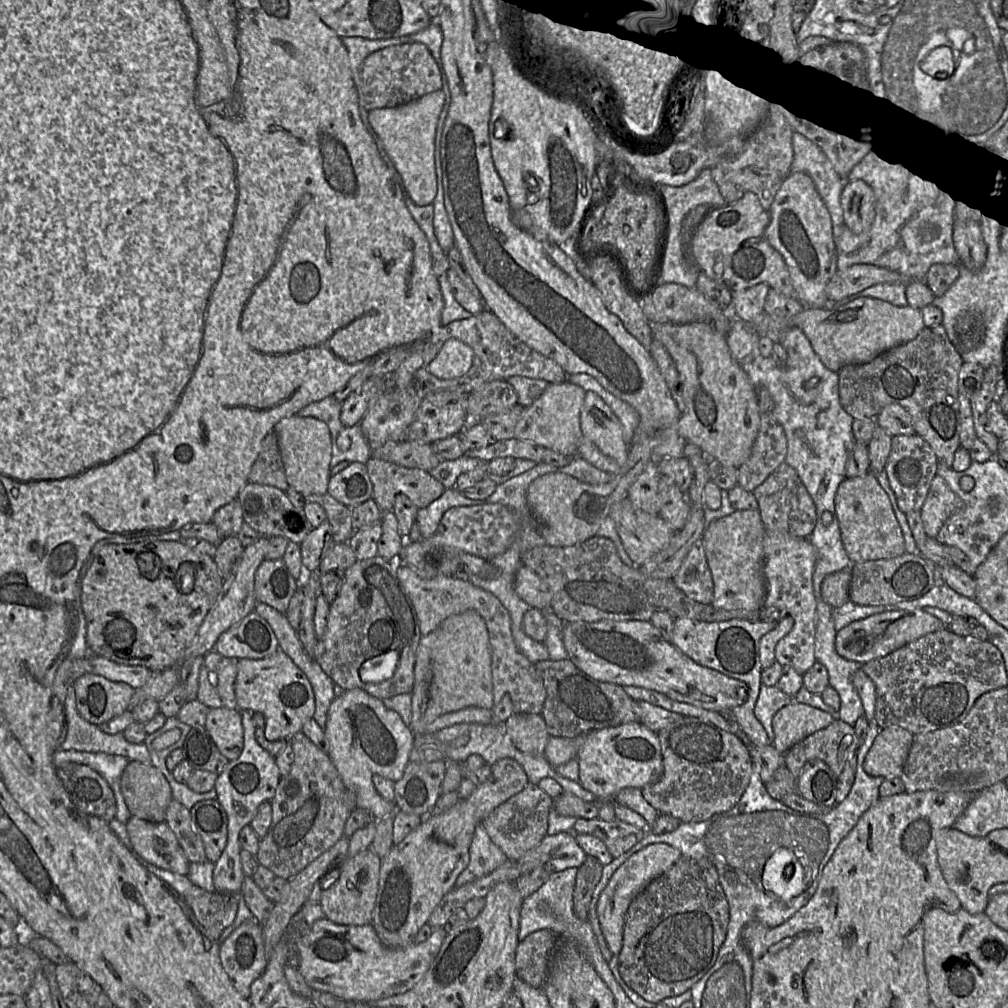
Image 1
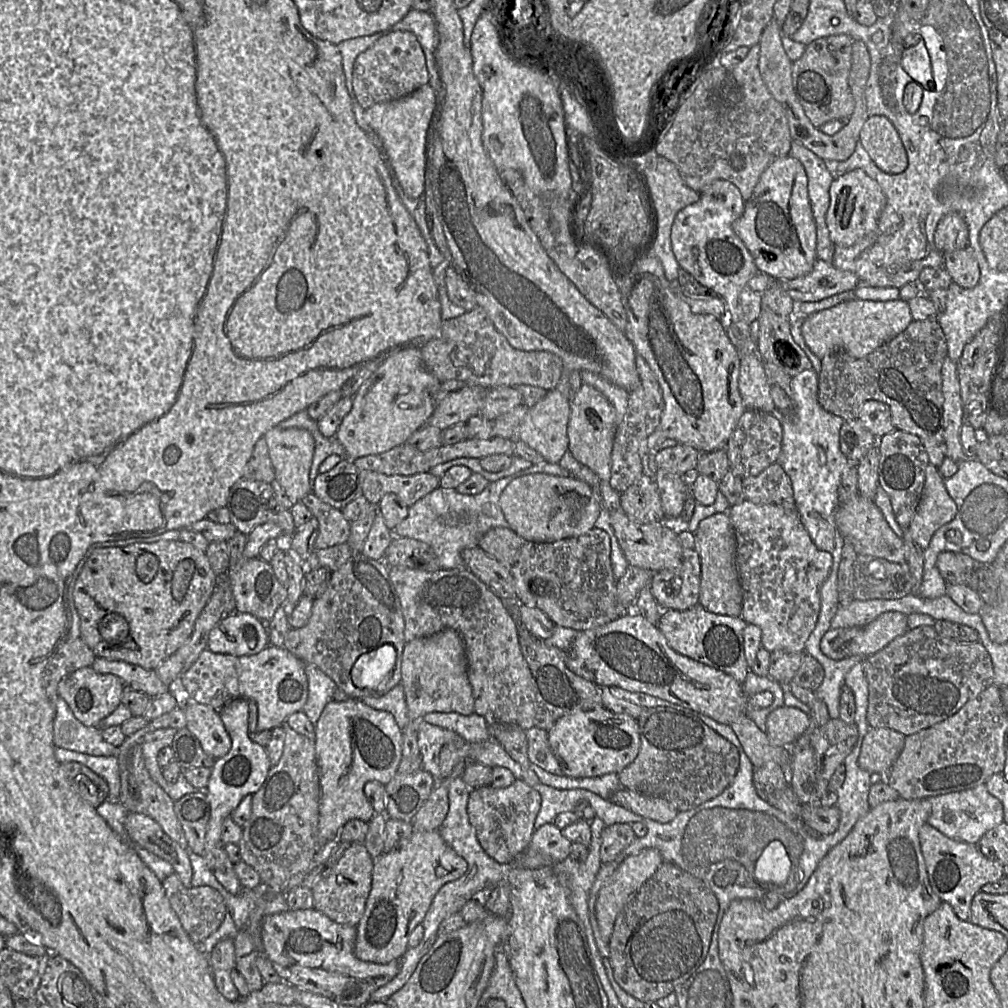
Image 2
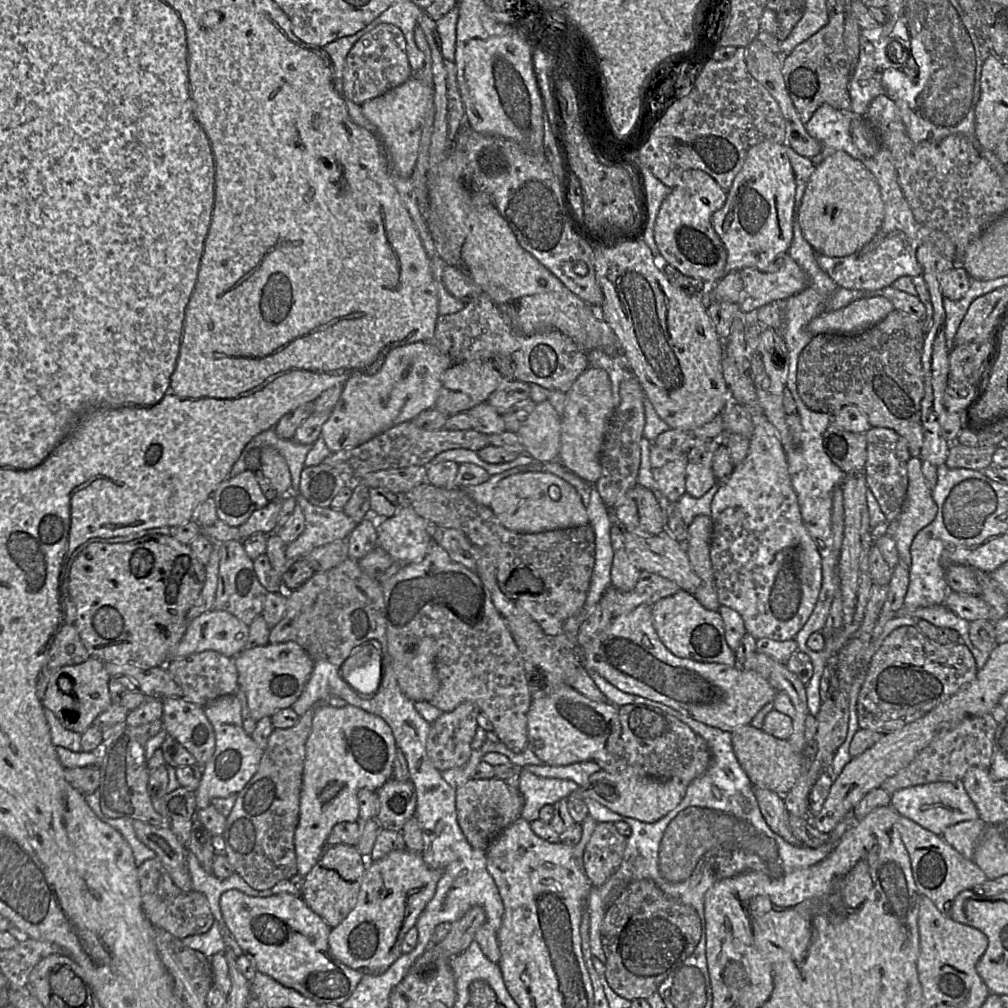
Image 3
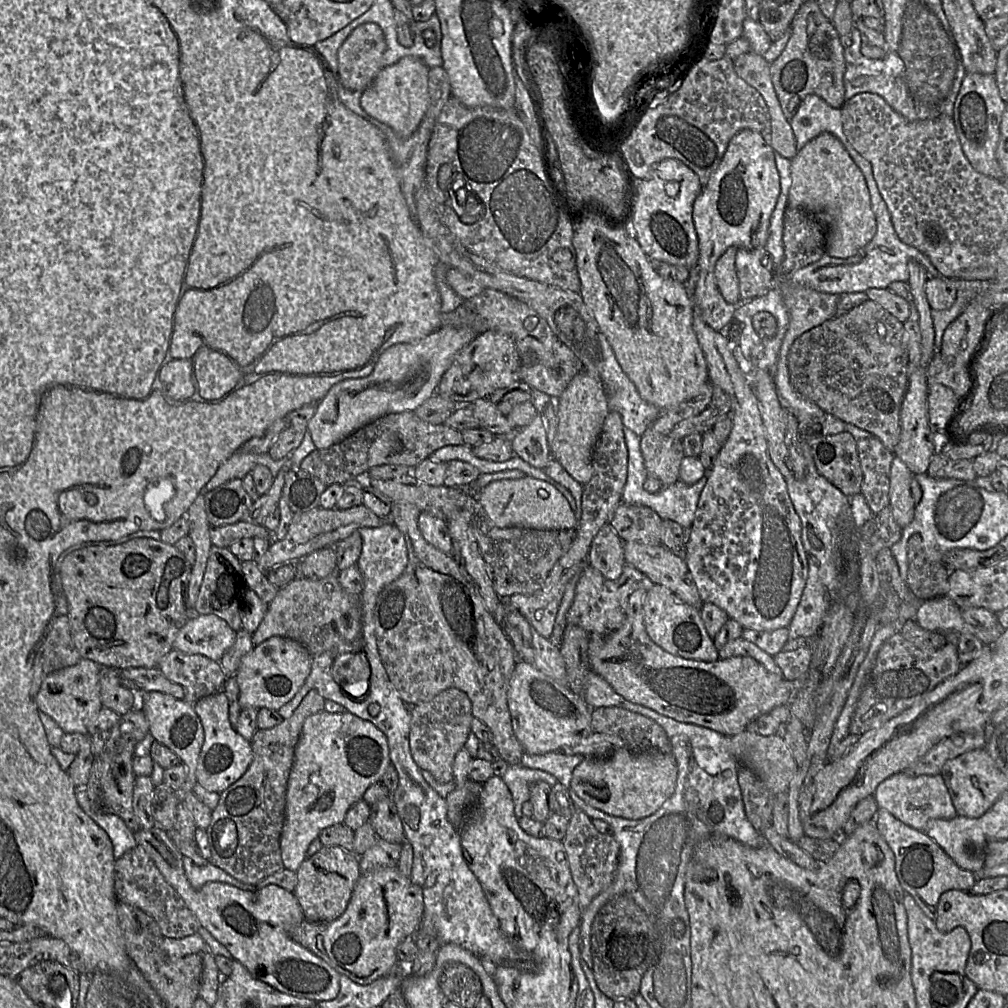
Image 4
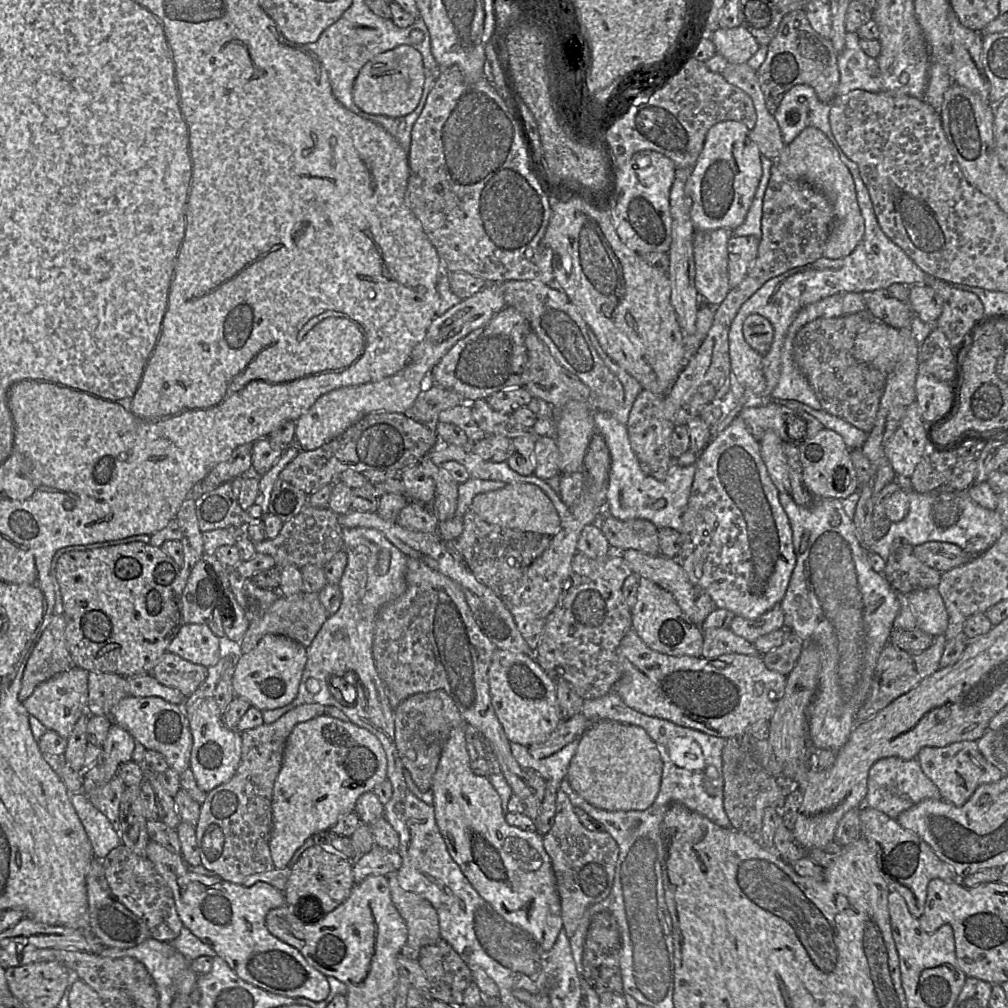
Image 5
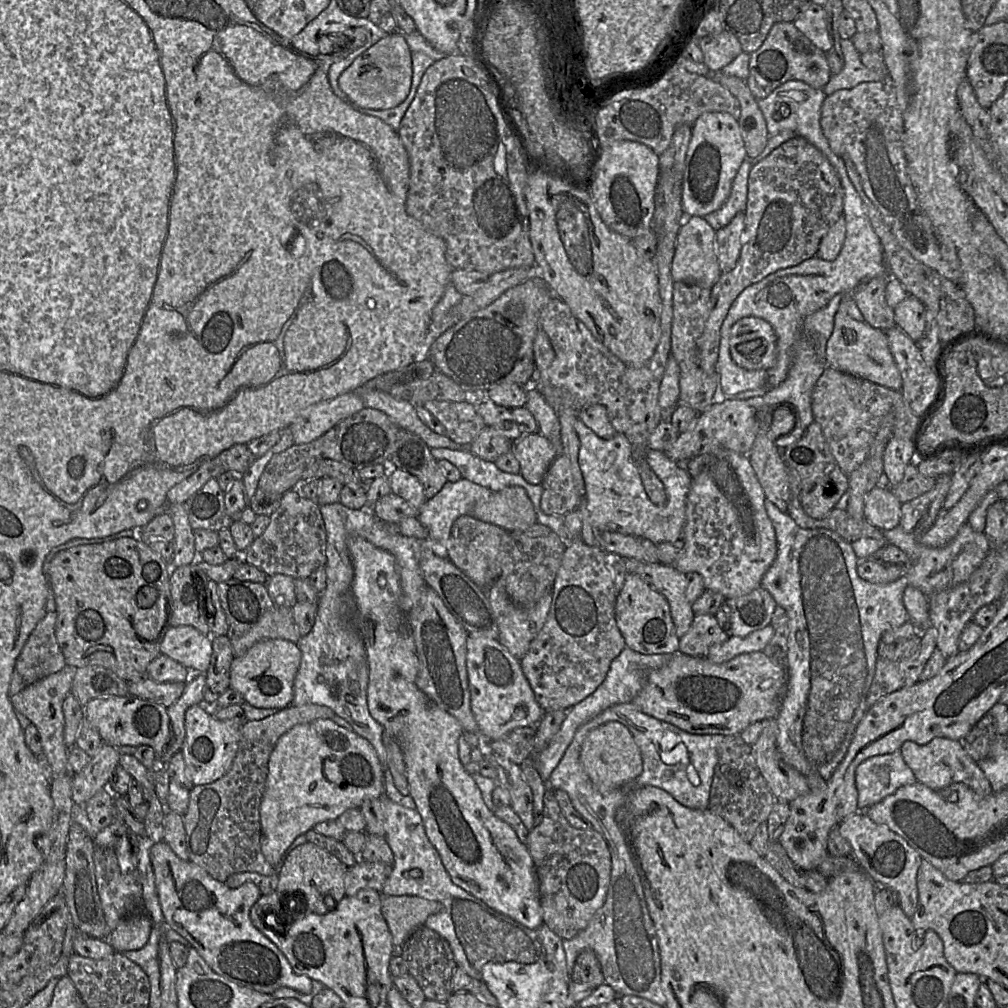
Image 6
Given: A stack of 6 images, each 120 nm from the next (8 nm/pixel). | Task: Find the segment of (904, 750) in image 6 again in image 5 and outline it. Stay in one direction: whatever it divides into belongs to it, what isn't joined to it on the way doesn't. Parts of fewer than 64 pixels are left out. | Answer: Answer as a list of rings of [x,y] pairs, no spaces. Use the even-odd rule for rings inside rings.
[[[961,741],[944,747],[924,747],[916,756],[923,772],[938,787],[943,800],[955,806],[964,805],[975,790],[984,784],[999,781],[1003,772],[979,751],[977,741]]]

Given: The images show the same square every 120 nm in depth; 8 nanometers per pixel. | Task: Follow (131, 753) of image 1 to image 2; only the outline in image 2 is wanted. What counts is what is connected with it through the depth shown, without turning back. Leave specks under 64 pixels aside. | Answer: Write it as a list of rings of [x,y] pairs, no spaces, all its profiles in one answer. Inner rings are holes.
[[[58,698],[53,724],[55,747],[76,751],[91,756],[117,756],[119,748],[106,742],[101,729],[85,726],[76,719],[66,701]]]

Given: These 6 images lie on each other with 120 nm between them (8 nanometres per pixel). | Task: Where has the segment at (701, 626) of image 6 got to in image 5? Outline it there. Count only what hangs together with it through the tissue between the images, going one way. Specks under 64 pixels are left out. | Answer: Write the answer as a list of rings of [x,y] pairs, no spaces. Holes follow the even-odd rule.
[[[731,629],[703,630],[701,657],[715,658],[723,654],[760,655],[753,643],[737,636]]]

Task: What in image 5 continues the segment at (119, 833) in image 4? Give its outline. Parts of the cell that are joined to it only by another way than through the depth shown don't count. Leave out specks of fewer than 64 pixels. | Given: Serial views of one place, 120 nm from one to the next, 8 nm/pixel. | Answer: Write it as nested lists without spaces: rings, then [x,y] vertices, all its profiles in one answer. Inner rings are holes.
[[[83,791],[71,793],[71,802],[91,842],[95,857],[102,860],[121,844],[118,832],[108,818],[89,802]]]

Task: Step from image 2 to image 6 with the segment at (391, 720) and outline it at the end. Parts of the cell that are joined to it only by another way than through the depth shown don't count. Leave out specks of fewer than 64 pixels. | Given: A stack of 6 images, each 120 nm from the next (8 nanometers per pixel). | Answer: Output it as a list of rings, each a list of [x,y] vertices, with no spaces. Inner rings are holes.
[[[319,718],[297,724],[283,733],[271,752],[264,792],[260,803],[261,851],[275,866],[295,838],[311,830],[316,823],[337,819],[349,808],[359,808],[366,798],[383,793],[383,768],[371,743],[334,721]]]

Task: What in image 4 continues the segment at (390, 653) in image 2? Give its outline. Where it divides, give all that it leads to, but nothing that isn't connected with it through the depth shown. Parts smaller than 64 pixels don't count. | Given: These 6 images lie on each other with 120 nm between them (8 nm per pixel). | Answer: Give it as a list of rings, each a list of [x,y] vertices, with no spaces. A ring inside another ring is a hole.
[[[361,650],[356,653],[340,656],[340,665],[337,674],[334,670],[334,679],[342,690],[356,700],[364,698],[369,690],[371,669],[365,653]]]

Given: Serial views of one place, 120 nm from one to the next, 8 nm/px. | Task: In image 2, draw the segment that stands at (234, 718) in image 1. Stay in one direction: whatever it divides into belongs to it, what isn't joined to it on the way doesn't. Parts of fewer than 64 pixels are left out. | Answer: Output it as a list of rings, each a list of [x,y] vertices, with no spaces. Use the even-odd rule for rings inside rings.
[[[192,702],[184,708],[186,728],[199,740],[205,753],[218,759],[231,749],[231,738],[220,718],[219,710]]]

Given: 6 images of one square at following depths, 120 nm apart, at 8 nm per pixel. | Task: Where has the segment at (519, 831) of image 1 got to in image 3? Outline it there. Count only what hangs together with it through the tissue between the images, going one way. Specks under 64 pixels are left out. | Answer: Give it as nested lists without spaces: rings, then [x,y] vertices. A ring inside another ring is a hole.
[[[469,779],[456,789],[456,813],[458,824],[469,844],[486,851],[490,843],[507,827],[521,817],[523,797],[506,781],[492,779]]]

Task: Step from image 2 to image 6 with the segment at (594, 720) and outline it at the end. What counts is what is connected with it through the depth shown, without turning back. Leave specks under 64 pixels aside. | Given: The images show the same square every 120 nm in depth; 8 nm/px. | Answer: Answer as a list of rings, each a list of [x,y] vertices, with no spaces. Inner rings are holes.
[[[469,635],[466,658],[471,710],[478,725],[478,734],[486,740],[497,740],[516,728],[536,726],[544,711],[535,699],[534,692],[525,677],[520,659],[515,658],[498,640]]]

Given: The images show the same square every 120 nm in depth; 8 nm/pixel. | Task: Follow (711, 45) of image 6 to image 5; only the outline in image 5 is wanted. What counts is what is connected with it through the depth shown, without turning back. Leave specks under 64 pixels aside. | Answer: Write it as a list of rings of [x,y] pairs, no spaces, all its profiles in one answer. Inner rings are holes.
[[[719,28],[709,38],[715,52],[723,56],[729,64],[746,63],[759,49],[759,44],[746,28]]]

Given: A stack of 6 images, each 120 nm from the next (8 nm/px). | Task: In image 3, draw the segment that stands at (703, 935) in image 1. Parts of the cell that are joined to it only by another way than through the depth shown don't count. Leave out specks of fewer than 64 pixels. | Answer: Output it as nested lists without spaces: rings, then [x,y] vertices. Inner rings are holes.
[[[652,880],[630,883],[612,901],[601,923],[601,943],[605,953],[606,980],[620,997],[647,999],[657,992],[661,982],[690,957],[700,942],[703,921],[697,911],[665,894]]]

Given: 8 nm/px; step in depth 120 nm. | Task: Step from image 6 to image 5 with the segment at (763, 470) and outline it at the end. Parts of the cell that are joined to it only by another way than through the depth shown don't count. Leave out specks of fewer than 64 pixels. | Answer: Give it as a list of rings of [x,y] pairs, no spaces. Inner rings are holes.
[[[765,432],[760,443],[760,454],[768,474],[780,494],[790,494],[791,486],[787,458],[783,451],[783,441],[776,432]]]

